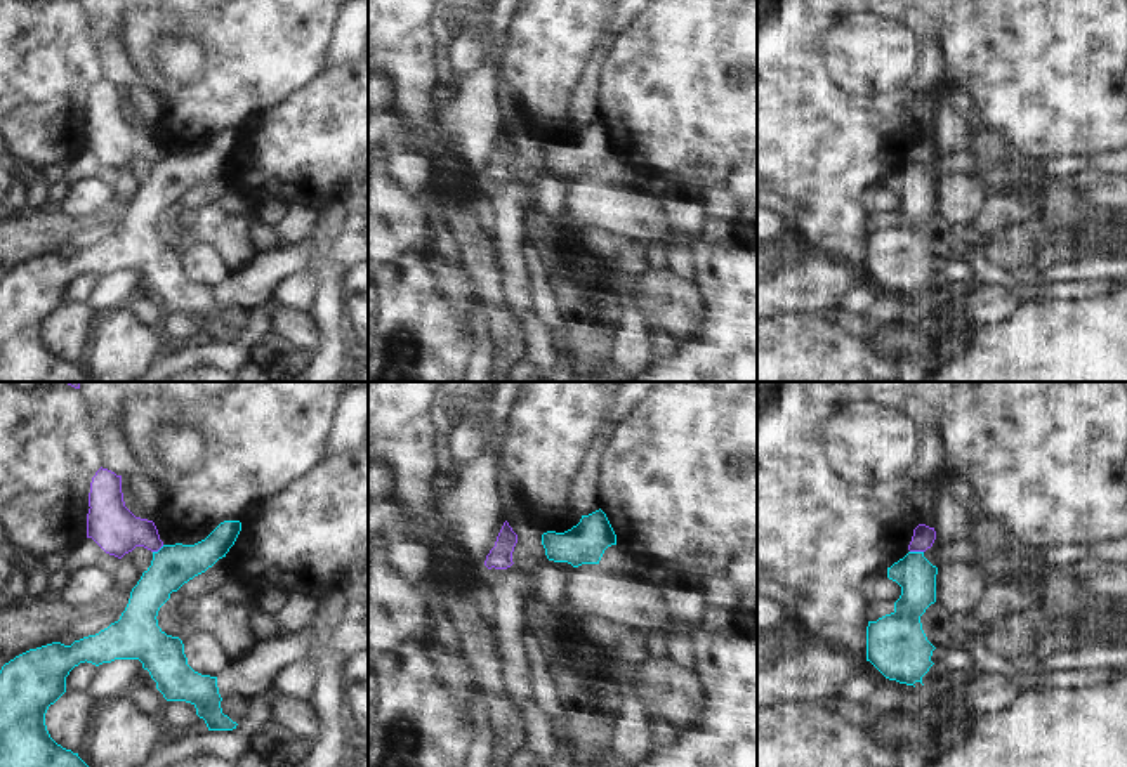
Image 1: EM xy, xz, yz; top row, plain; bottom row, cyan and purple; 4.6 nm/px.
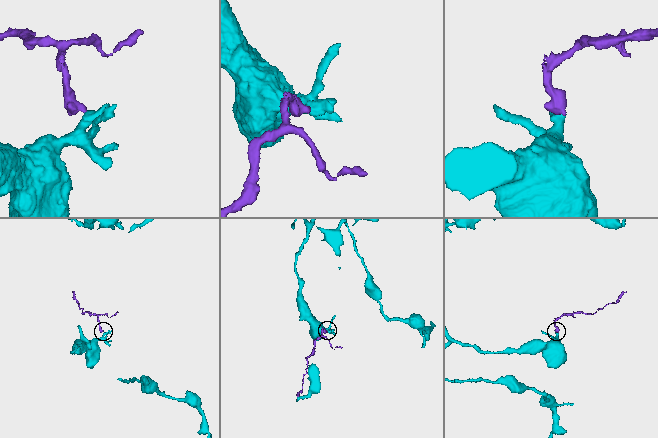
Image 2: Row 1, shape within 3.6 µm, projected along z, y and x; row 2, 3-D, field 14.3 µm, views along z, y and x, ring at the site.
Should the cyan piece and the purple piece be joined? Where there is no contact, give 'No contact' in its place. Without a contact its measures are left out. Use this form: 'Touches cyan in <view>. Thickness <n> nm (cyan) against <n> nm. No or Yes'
Touches cyan in yz. Thickness 180 nm (cyan) against 100 nm. No.

